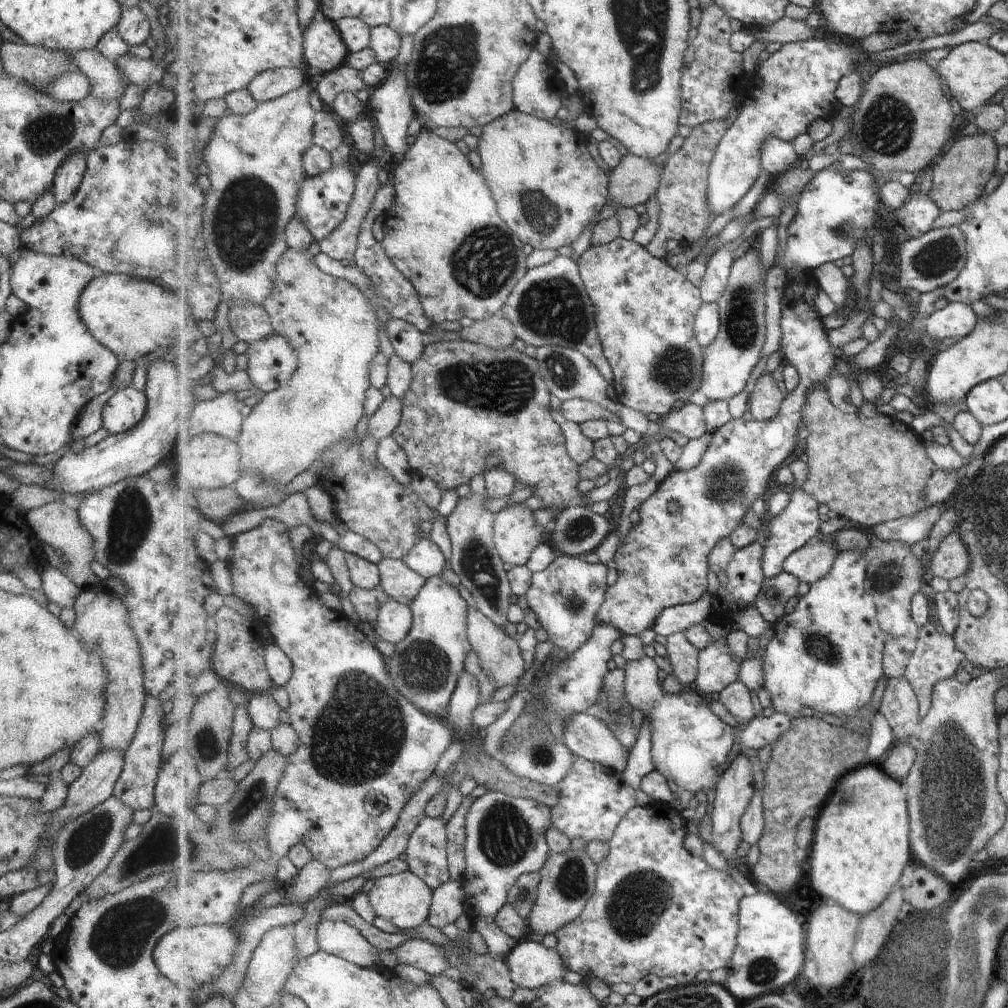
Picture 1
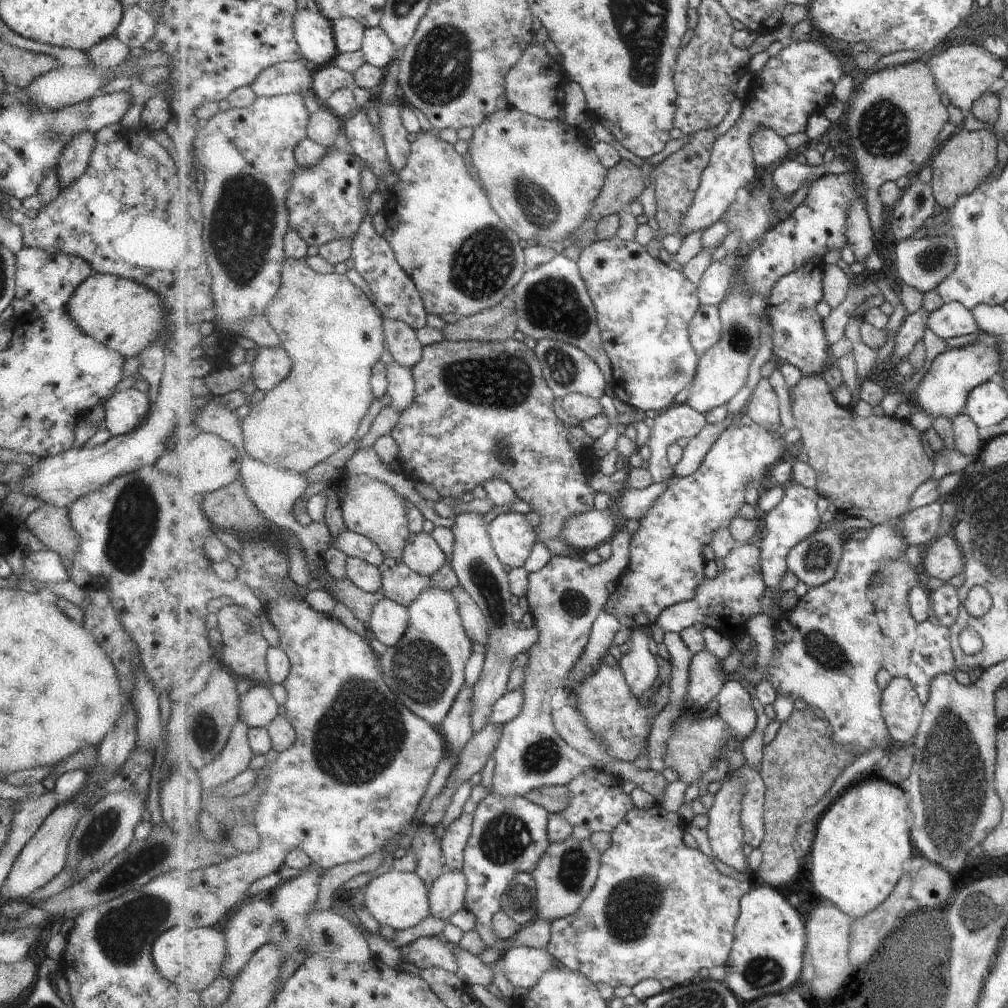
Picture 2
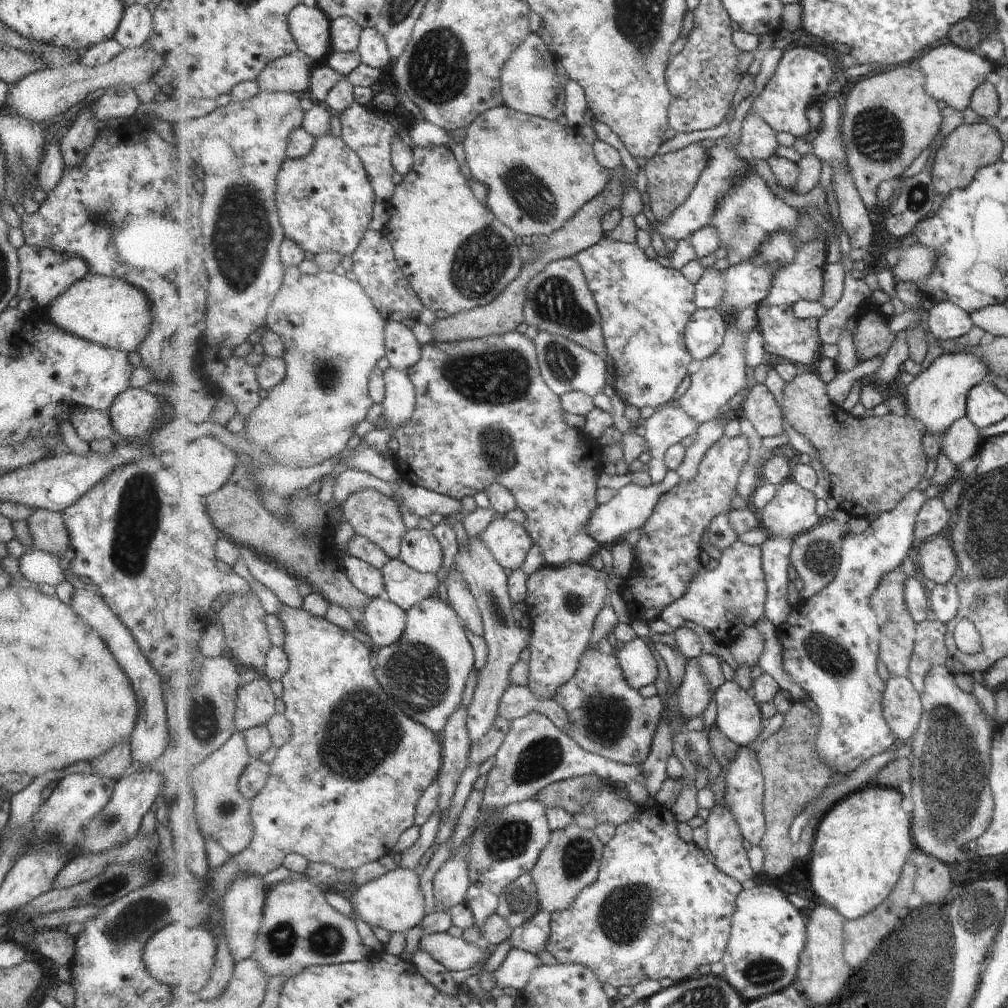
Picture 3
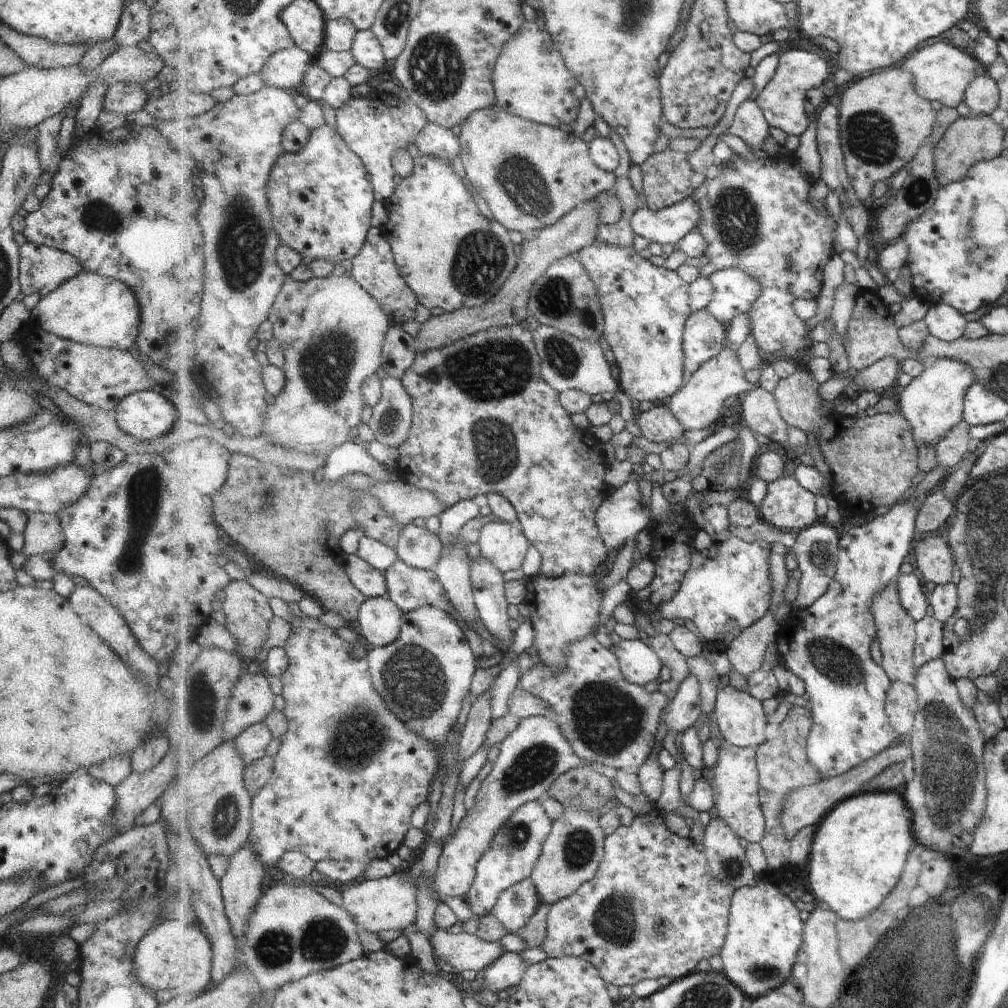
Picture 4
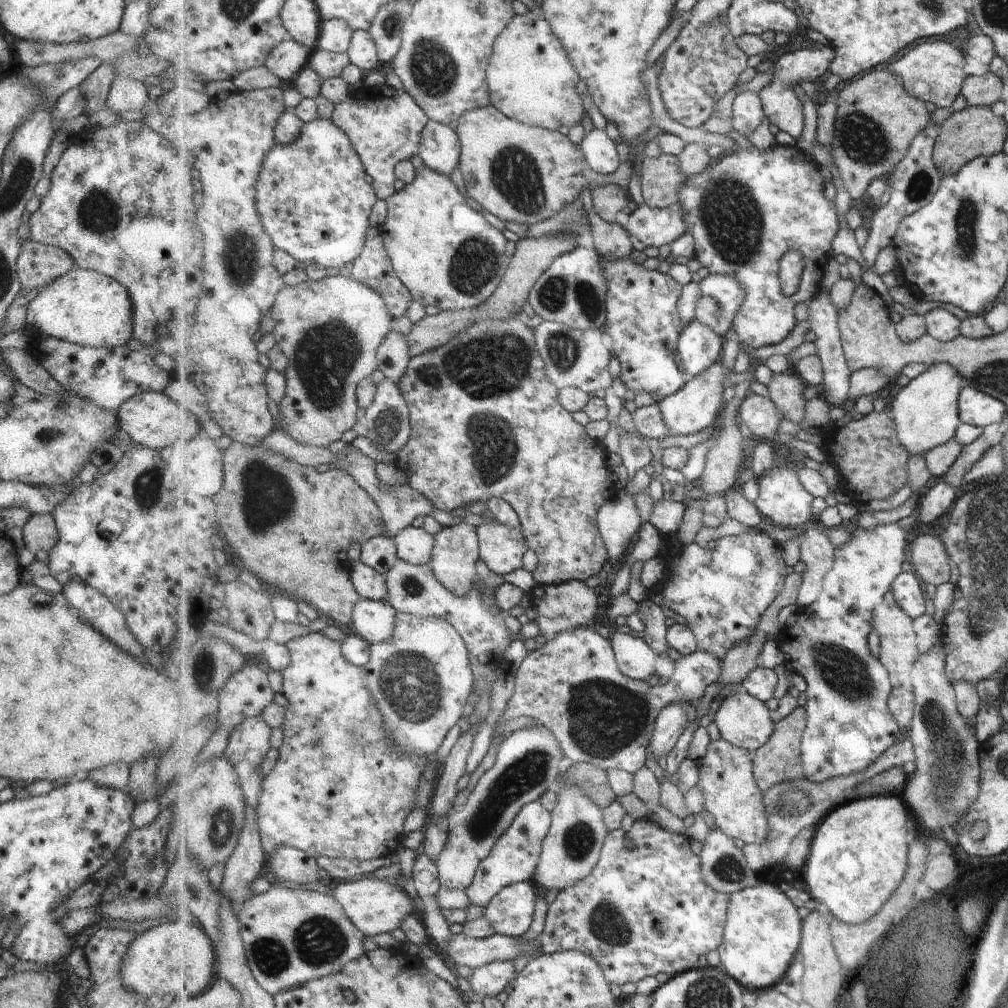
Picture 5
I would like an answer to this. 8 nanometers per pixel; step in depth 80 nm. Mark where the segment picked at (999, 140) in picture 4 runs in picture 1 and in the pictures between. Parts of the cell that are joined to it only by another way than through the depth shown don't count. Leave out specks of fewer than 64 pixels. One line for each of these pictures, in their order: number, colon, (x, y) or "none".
1: (958, 178)
2: (961, 163)
3: (969, 147)

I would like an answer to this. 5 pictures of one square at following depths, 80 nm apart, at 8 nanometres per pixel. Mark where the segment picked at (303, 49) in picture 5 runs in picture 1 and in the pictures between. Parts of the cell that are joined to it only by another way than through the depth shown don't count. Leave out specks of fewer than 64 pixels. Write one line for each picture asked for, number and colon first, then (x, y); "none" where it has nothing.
1: (273, 84)
2: (286, 77)
3: (292, 73)
4: (285, 70)

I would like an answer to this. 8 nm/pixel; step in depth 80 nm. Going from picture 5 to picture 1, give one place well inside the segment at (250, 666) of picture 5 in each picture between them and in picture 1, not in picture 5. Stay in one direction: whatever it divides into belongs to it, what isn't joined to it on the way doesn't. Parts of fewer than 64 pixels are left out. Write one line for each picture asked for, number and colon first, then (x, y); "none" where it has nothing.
1: (264, 712)
2: (258, 707)
3: (255, 700)
4: (252, 701)

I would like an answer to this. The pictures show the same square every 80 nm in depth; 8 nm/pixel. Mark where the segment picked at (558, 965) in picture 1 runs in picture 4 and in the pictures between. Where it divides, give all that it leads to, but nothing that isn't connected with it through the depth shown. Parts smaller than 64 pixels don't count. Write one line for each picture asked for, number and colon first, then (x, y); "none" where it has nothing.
2: (523, 966)
3: (516, 970)
4: (508, 971)

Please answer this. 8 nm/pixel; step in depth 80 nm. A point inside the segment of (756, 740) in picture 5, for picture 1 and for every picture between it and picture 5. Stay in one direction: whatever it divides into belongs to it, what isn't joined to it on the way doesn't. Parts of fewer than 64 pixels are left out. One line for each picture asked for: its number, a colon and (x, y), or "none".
1: (736, 698)
2: (736, 709)
3: (739, 719)
4: (742, 721)

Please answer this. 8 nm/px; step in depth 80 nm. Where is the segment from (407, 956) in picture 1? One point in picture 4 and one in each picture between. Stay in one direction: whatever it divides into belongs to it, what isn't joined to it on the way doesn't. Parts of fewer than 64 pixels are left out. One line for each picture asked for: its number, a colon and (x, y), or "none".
2: (430, 951)
3: (456, 954)
4: (462, 951)

